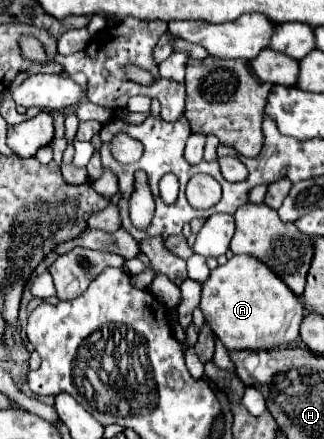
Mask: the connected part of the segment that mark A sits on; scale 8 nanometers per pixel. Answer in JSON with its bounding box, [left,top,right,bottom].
[200,255,304,351]

